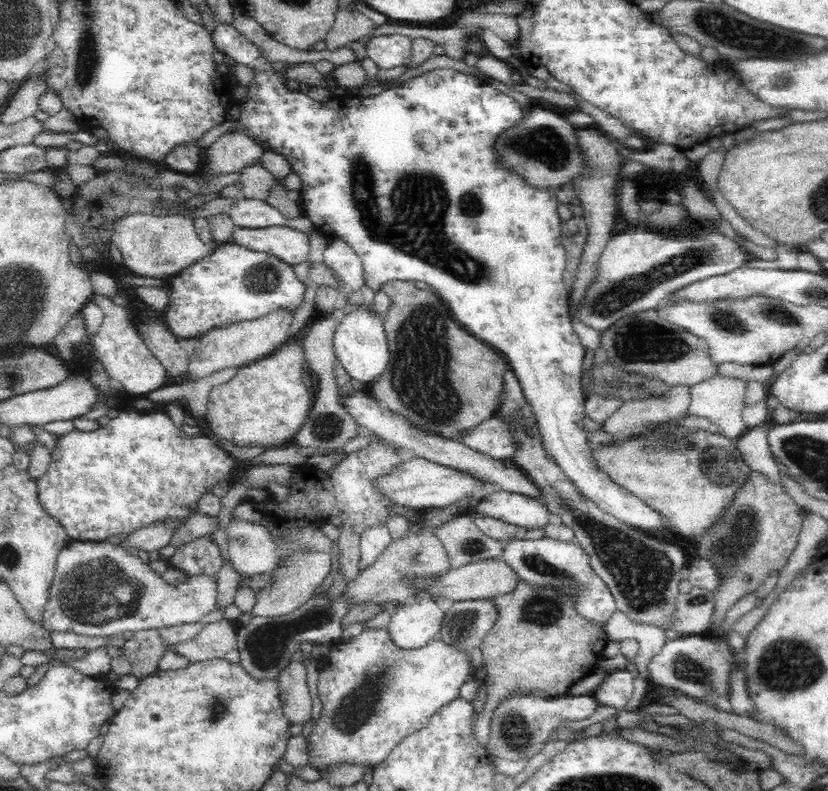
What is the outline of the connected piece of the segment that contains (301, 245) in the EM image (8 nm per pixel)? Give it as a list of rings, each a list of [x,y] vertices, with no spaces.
[[[234,224],[229,242],[256,252],[272,253],[293,266],[308,258],[310,235],[284,225],[246,228]]]

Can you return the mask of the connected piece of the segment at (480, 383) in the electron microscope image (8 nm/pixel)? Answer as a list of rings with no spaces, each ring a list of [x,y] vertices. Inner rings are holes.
[[[396,279],[383,282],[379,288],[392,297],[392,304],[390,304],[391,308],[383,316],[390,355],[389,362],[386,365],[384,372],[372,382],[367,393],[388,408],[388,410],[403,416],[409,421],[409,425],[412,428],[416,428],[417,430],[426,432],[432,436],[441,436],[442,438],[460,441],[460,438],[462,438],[466,432],[471,431],[485,420],[488,420],[496,413],[496,410],[498,410],[500,396],[504,394],[504,374],[508,367],[506,356],[503,356],[496,348],[493,348],[484,340],[473,336],[470,331],[464,329],[463,326],[455,320],[451,310],[448,309],[448,305],[444,303],[444,299],[442,299],[440,295],[436,295],[436,292],[432,291],[432,288],[420,290],[420,288],[416,288],[414,281]]]

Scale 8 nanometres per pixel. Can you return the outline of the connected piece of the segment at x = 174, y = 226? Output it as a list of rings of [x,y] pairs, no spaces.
[[[153,213],[129,214],[113,225],[112,243],[122,253],[128,274],[161,278],[177,273],[188,265],[202,260],[218,248],[218,241],[202,242],[189,214],[156,215]]]

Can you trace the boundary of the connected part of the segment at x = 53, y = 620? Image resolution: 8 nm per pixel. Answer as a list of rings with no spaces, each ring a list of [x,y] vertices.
[[[76,540],[72,544],[66,545],[64,548],[60,549],[56,560],[55,571],[53,572],[52,580],[50,581],[50,588],[48,588],[48,598],[46,598],[43,607],[41,608],[39,614],[39,626],[44,628],[46,633],[49,632],[75,632],[76,634],[81,634],[89,637],[101,638],[110,637],[113,634],[118,634],[119,632],[133,631],[134,633],[139,630],[148,629],[161,629],[167,626],[176,626],[179,624],[186,624],[187,622],[200,621],[203,616],[212,612],[217,605],[218,599],[218,577],[217,575],[212,575],[212,573],[200,573],[199,575],[192,575],[187,581],[178,584],[168,583],[163,576],[160,576],[156,570],[152,570],[150,563],[146,562],[144,558],[140,558],[140,554],[134,549],[128,549],[122,545],[122,542],[116,544],[116,542],[106,542],[106,540],[87,540],[81,541]]]

